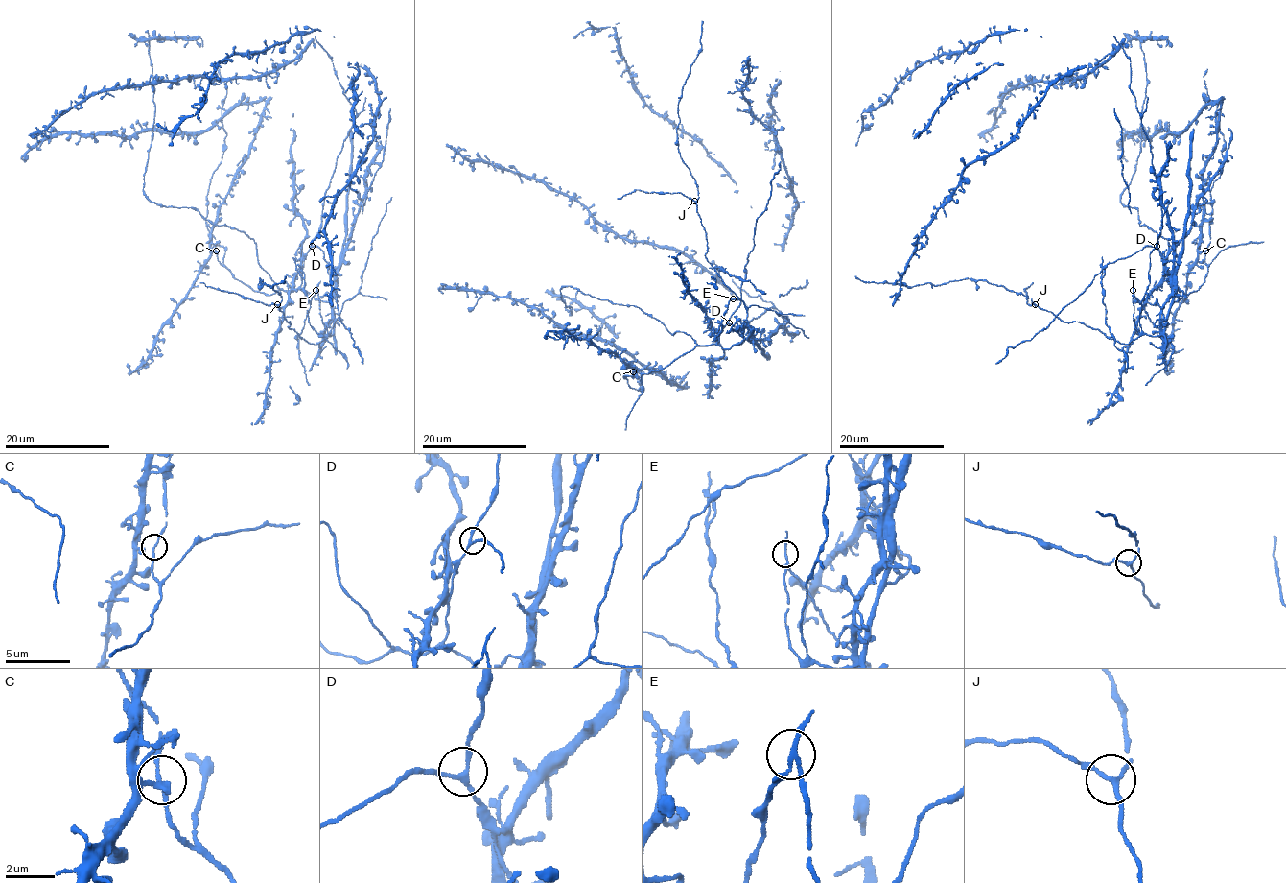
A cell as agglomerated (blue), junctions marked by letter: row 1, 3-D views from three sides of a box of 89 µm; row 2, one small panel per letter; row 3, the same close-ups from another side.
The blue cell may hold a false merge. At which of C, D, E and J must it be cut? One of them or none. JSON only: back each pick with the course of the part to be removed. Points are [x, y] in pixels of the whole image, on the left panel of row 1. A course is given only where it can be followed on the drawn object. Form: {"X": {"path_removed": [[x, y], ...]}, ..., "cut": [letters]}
{"cut": ["E"]}

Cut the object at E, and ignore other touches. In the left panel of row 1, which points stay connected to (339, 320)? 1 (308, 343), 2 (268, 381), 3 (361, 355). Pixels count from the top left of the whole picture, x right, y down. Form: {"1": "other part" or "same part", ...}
{"1": "same part", "2": "same part", "3": "same part"}

